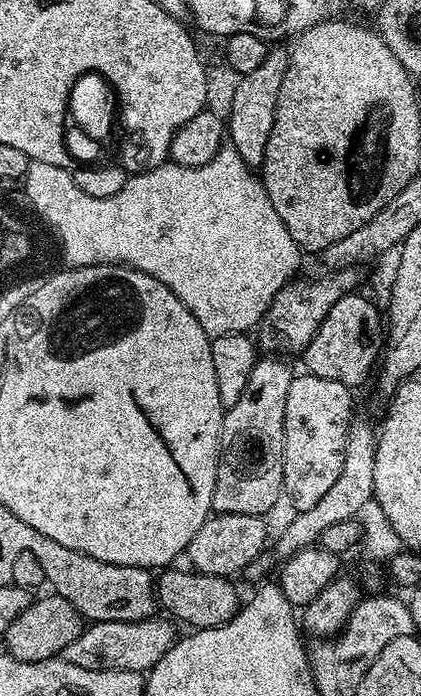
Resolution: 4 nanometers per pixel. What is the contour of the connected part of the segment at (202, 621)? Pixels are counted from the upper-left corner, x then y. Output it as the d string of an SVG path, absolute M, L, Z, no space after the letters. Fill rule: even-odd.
M172 566L161 571L156 580L156 598L159 607L173 621L179 622L181 625L183 625L182 623L189 624L187 626L189 629L199 630L217 628L235 618L236 613L242 607L242 596L240 600L235 586L232 585L233 581L229 577L211 576L195 570L183 572L182 569L176 567Z

